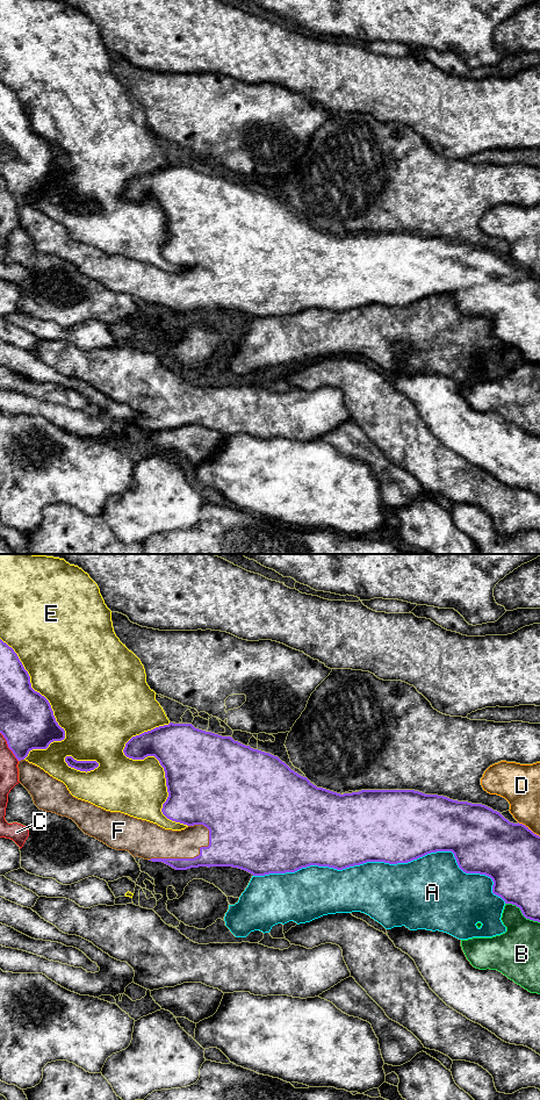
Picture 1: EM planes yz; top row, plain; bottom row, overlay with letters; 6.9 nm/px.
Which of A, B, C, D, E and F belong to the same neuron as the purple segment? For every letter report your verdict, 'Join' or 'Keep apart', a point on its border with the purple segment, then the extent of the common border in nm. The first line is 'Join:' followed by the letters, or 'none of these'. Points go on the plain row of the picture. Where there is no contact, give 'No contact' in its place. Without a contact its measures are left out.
Join: F
A: Keep apart. Touches purple at yz (389, 306). Shared border 1750 nm
B: Keep apart. Touches purple at yz (522, 354). Shared border 280 nm
C: Keep apart. Touches purple at yz (8, 189). Shared border 240 nm
D: Keep apart. Touches purple at yz (527, 270). Shared border 190 nm
E: Keep apart. Touches purple at yz (165, 216). Shared border 750 nm
F: Join. Touches purple at yz (188, 301). Shared border 480 nm

